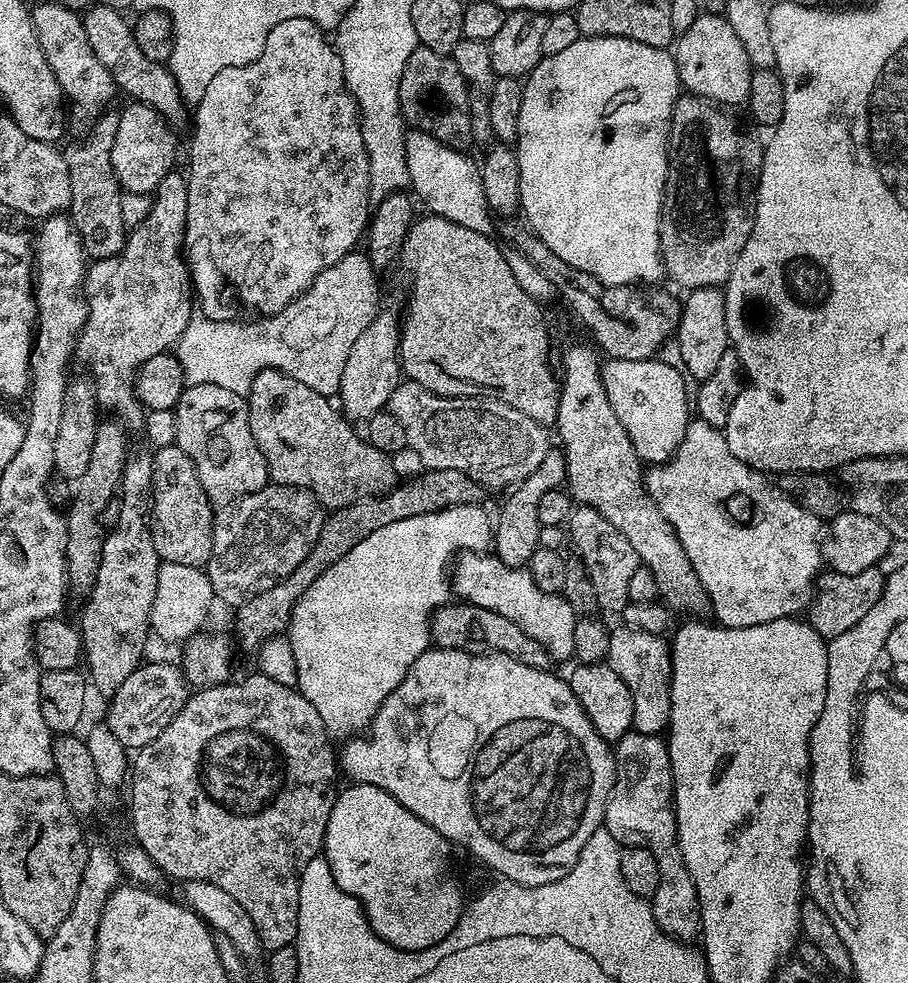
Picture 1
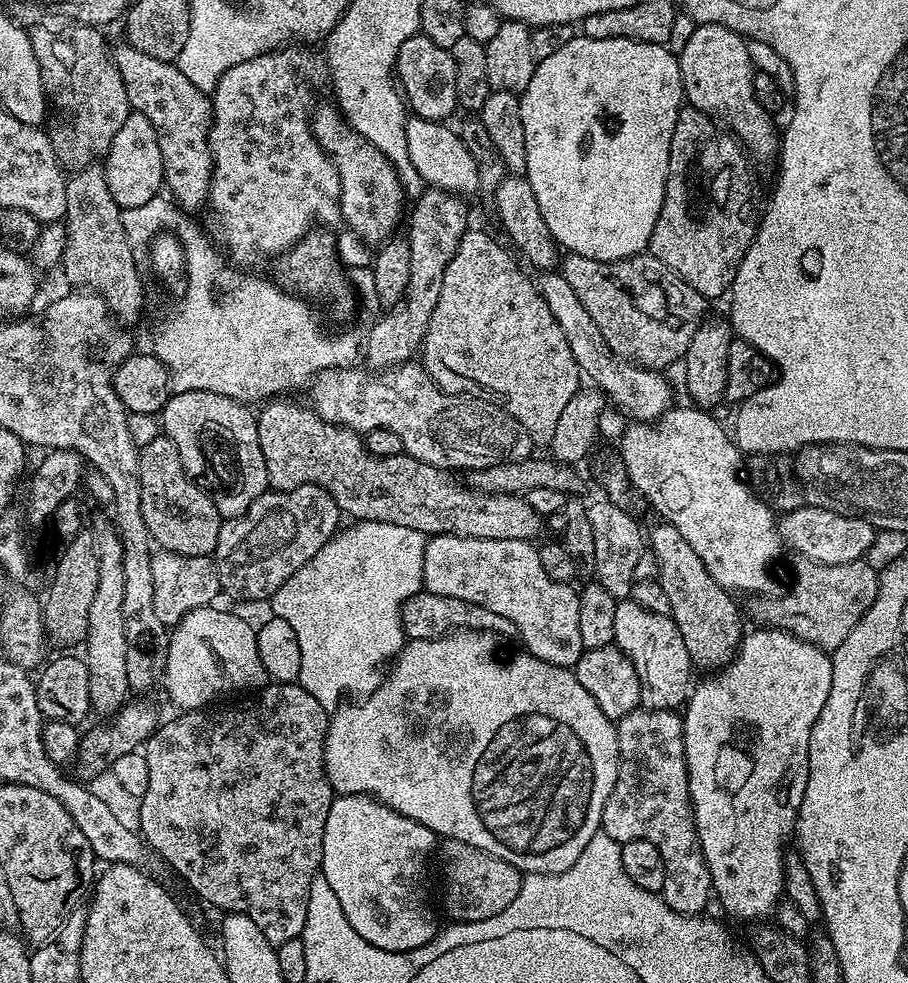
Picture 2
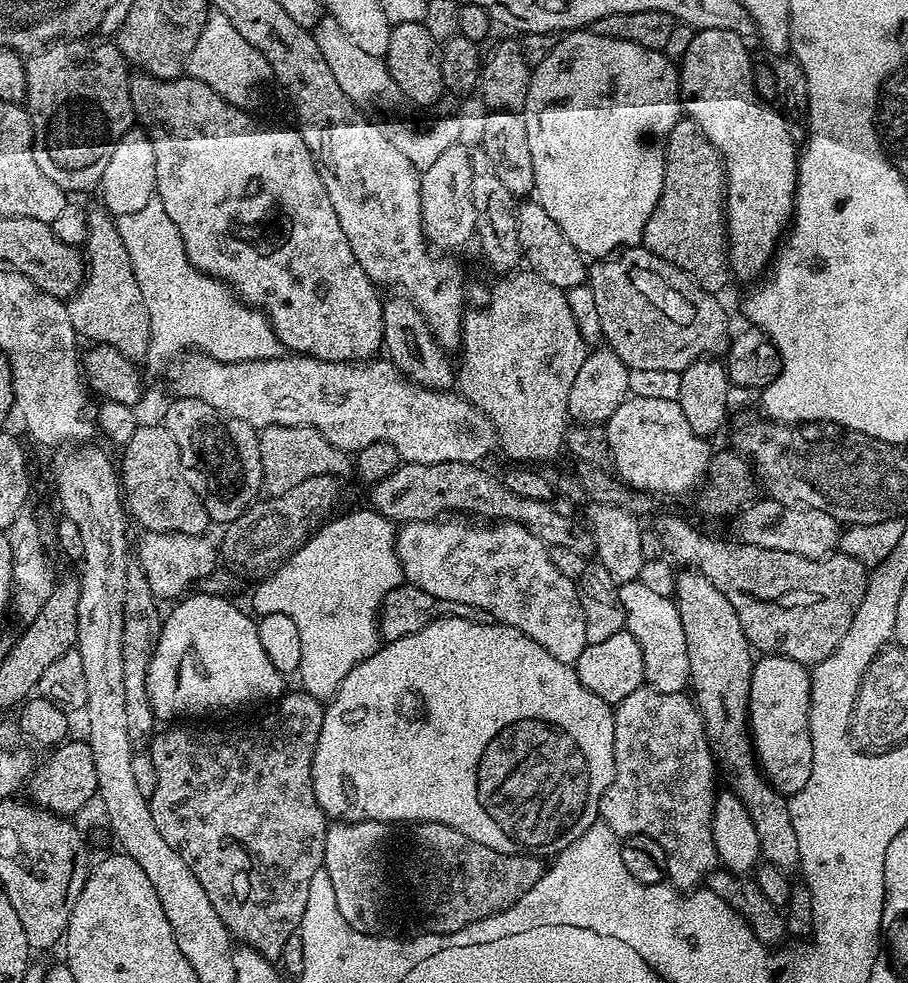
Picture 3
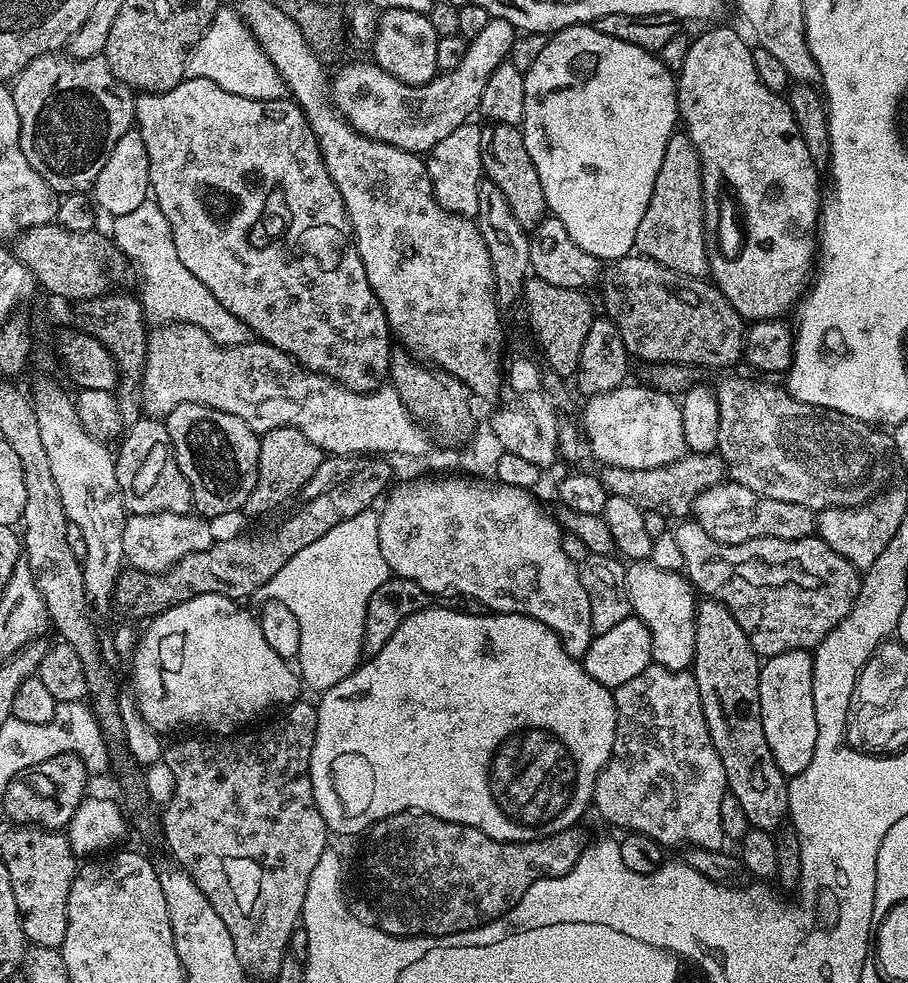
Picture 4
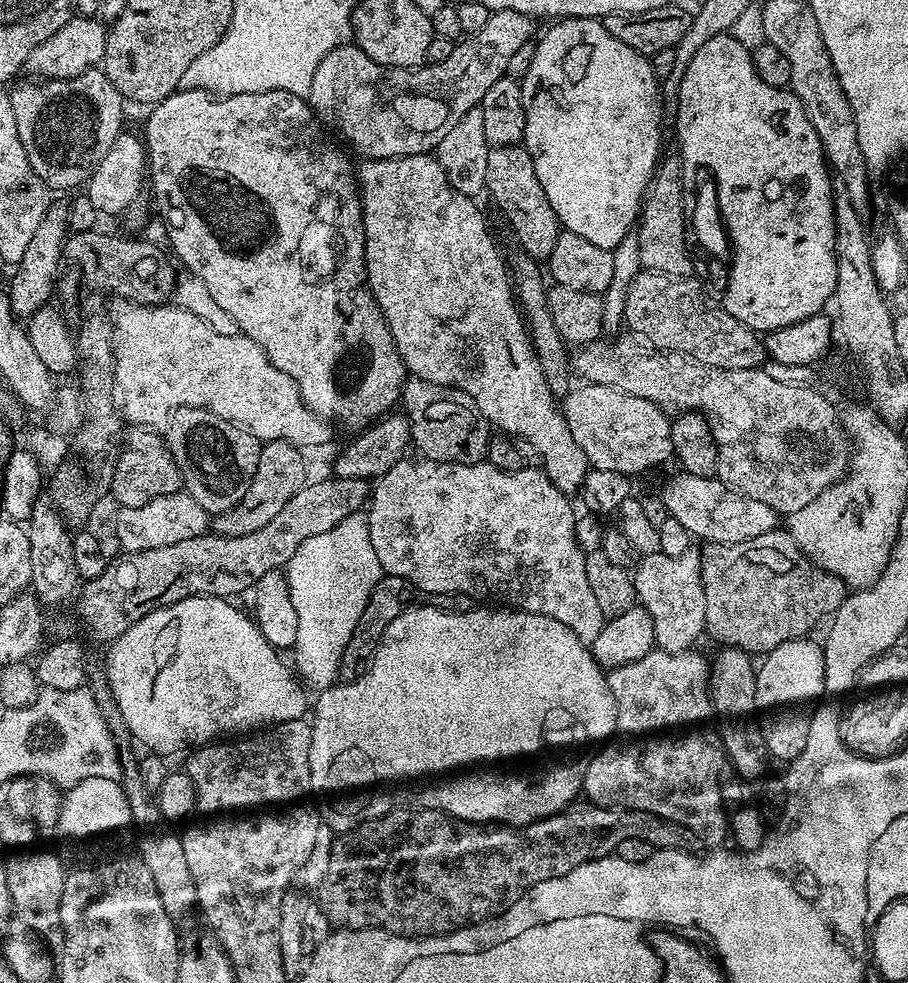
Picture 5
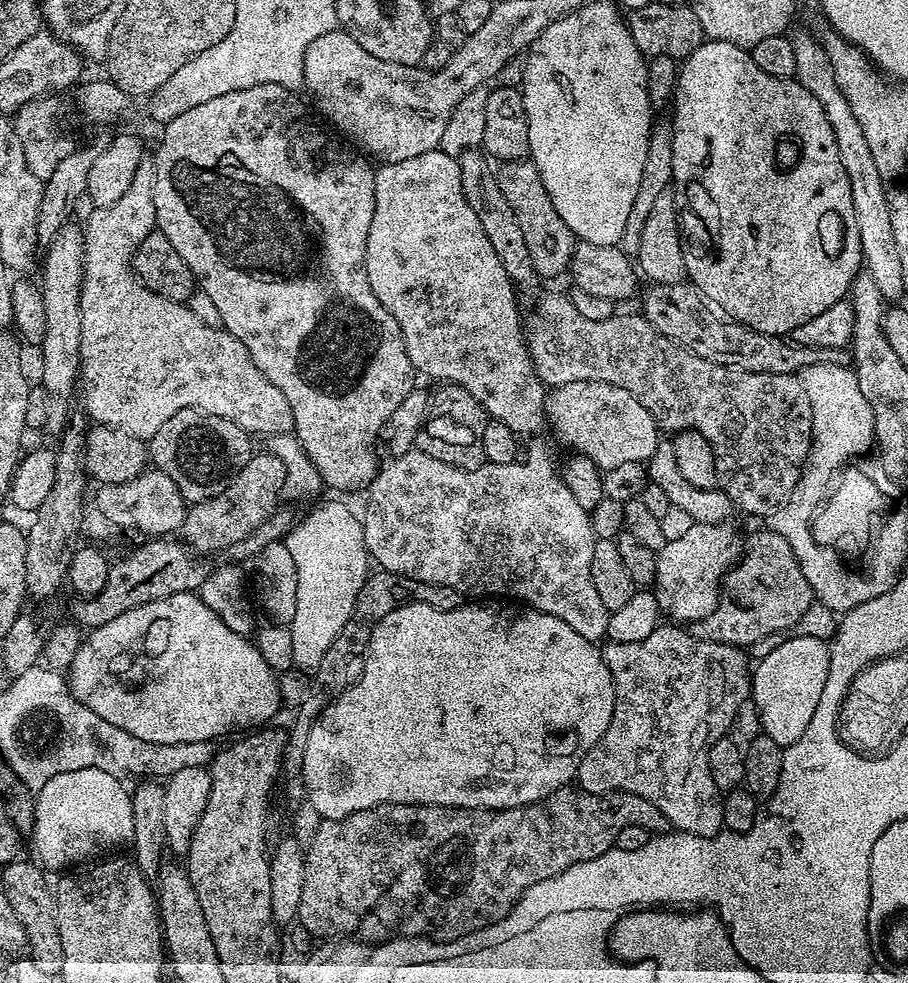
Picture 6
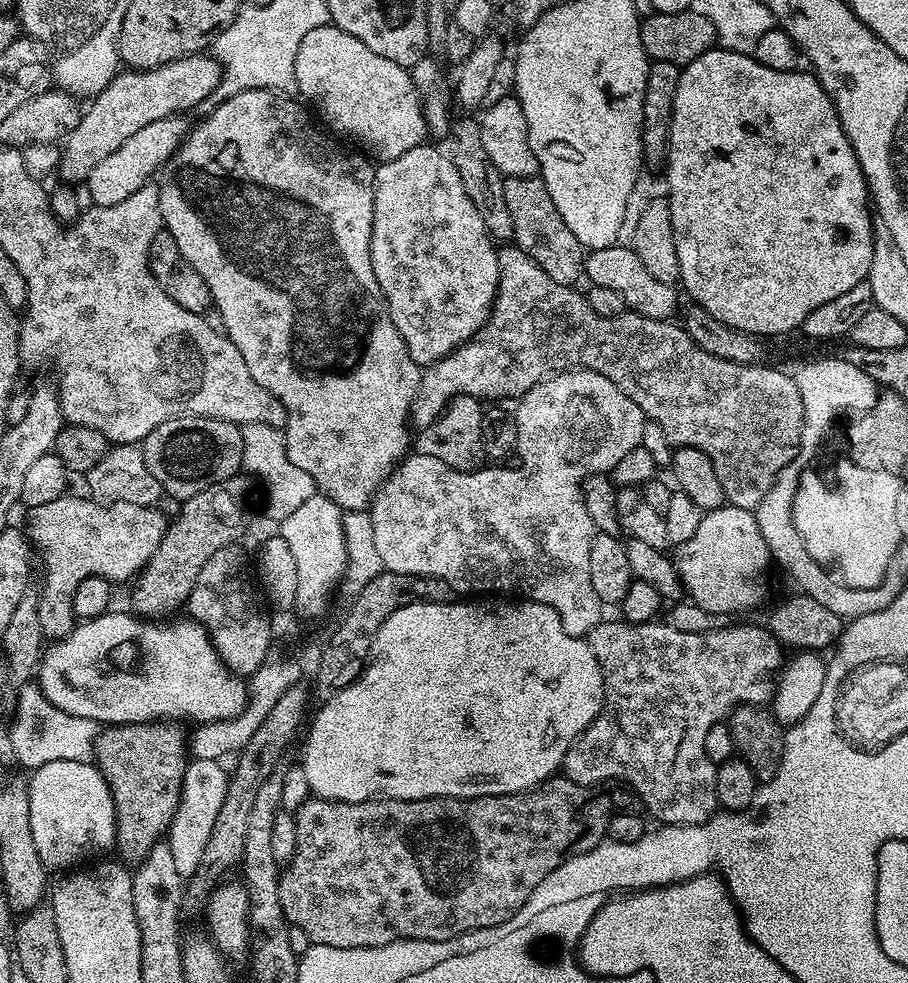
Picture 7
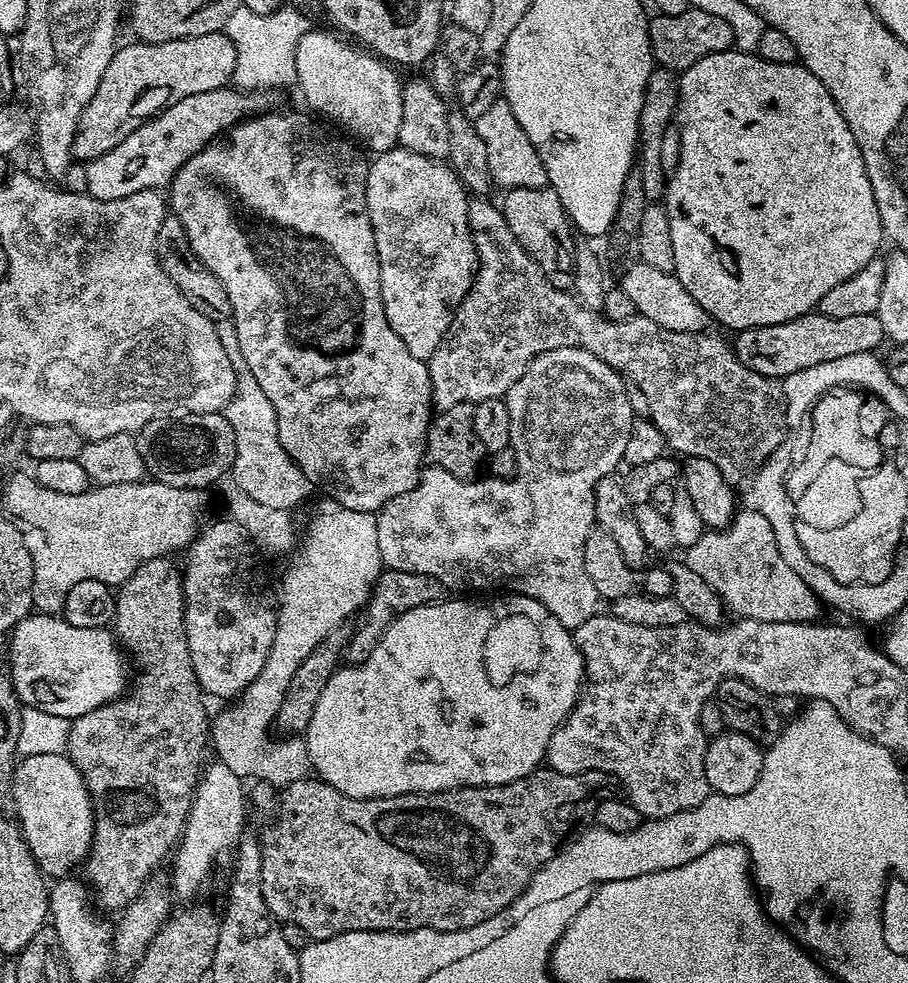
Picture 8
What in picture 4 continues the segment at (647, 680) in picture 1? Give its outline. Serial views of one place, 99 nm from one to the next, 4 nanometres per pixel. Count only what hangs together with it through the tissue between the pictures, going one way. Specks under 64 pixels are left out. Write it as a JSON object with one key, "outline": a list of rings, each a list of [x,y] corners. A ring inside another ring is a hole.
{"outline":[[[642,558],[627,565],[624,588],[628,592],[628,601],[632,603],[632,612],[650,630],[653,661],[671,672],[689,671],[696,645],[698,603],[697,593],[691,583],[679,571],[659,569],[648,558]]]}

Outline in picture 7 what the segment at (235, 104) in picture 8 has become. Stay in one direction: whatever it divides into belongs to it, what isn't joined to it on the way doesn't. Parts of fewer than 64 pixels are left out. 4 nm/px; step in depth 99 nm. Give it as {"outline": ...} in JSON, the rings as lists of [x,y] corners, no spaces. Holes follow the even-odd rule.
{"outline":[[[183,115],[167,116],[158,122],[150,122],[150,126],[142,126],[138,134],[130,134],[114,154],[102,158],[94,170],[90,170],[86,181],[90,190],[90,198],[95,206],[114,206],[114,202],[122,202],[134,194],[142,185],[149,183],[164,167],[164,163],[176,153],[181,140],[188,135],[190,124]]]}

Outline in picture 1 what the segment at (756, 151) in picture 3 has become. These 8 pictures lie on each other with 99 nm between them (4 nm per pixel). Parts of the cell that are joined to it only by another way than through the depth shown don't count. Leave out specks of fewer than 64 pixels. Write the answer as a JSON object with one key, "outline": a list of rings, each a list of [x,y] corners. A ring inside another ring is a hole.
{"outline":[[[702,14],[686,30],[686,34],[678,37],[674,44],[676,69],[680,75],[680,83],[685,93],[701,96],[721,106],[743,105],[750,94],[750,78],[753,74],[752,63],[746,58],[746,50],[738,34],[734,34],[734,26],[722,14],[708,16]]]}

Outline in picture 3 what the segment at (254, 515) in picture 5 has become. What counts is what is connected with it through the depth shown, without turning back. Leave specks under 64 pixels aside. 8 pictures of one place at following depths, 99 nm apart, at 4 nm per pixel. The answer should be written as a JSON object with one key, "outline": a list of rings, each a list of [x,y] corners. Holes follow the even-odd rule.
{"outline":[[[270,424],[258,432],[260,438],[260,457],[262,458],[262,478],[264,479],[263,491],[268,496],[286,494],[286,490],[294,490],[298,482],[306,482],[306,478],[315,476],[335,476],[344,478],[350,468],[349,453],[340,448],[335,448],[318,430],[307,428],[301,424]]]}

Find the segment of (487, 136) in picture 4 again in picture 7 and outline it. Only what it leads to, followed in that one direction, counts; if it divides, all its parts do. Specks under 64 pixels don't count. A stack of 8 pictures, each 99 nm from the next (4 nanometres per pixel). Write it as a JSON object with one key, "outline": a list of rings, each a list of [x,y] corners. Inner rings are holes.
{"outline":[[[539,175],[526,178],[509,176],[504,181],[504,189],[506,190],[506,206],[510,209],[510,219],[514,222],[512,240],[515,247],[522,249],[538,267],[546,270],[546,274],[550,274],[550,278],[554,278],[554,282],[569,286],[575,285],[577,283],[575,280],[581,279],[584,270],[586,250],[580,245],[578,238],[574,238],[570,226],[566,226],[562,214],[558,214],[558,206],[554,206],[554,198],[550,198],[550,190],[546,190],[543,180]]]}

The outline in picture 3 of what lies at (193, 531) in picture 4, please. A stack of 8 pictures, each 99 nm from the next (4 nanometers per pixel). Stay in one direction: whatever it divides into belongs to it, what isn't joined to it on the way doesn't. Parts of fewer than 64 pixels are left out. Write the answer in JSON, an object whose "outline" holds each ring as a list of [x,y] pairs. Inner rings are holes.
{"outline":[[[149,532],[143,533],[144,537],[140,540],[140,545],[135,545],[134,556],[138,563],[142,566],[142,570],[146,574],[146,580],[150,582],[150,590],[156,595],[157,601],[164,600],[175,601],[177,598],[183,597],[189,591],[188,588],[195,582],[196,576],[203,578],[211,572],[217,571],[216,556],[218,560],[218,548],[208,541],[207,535],[191,536],[190,534],[182,534],[181,532]]]}

